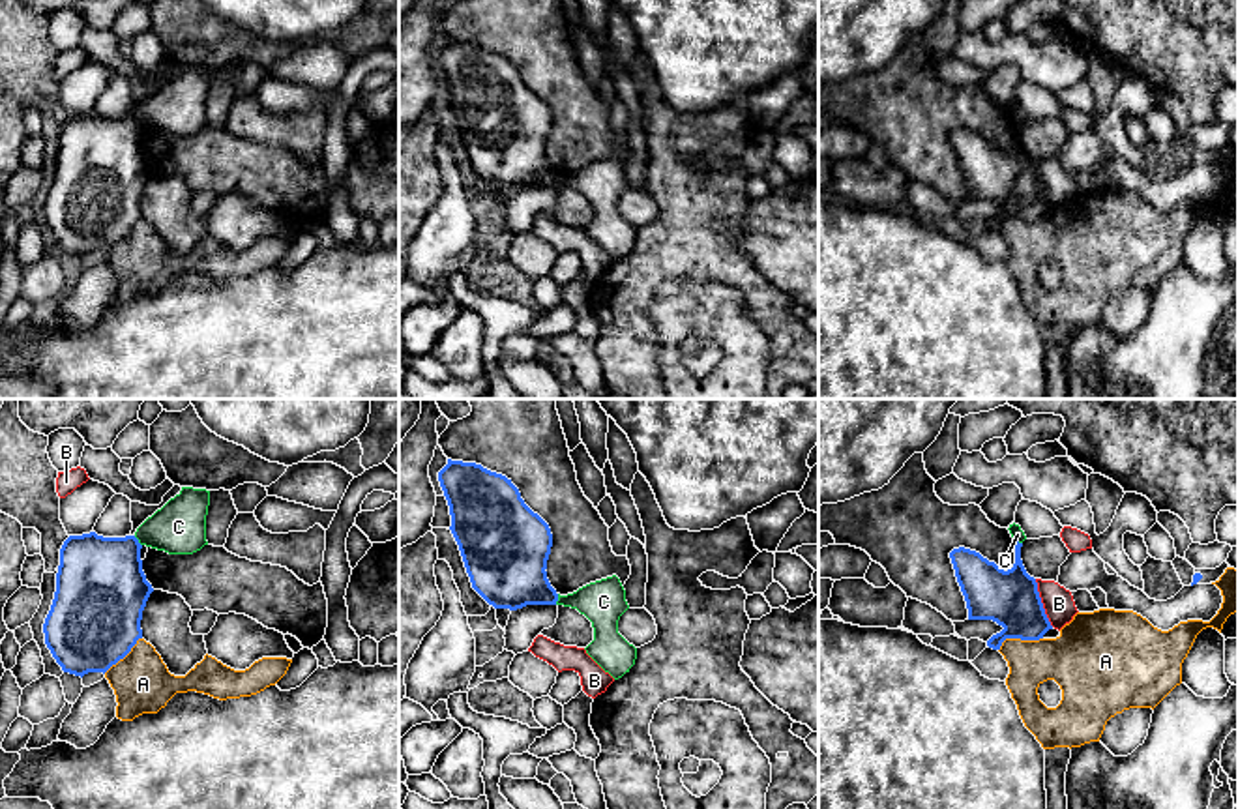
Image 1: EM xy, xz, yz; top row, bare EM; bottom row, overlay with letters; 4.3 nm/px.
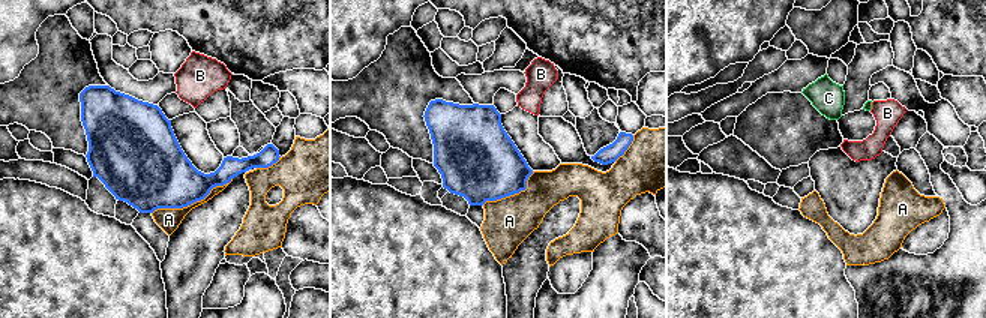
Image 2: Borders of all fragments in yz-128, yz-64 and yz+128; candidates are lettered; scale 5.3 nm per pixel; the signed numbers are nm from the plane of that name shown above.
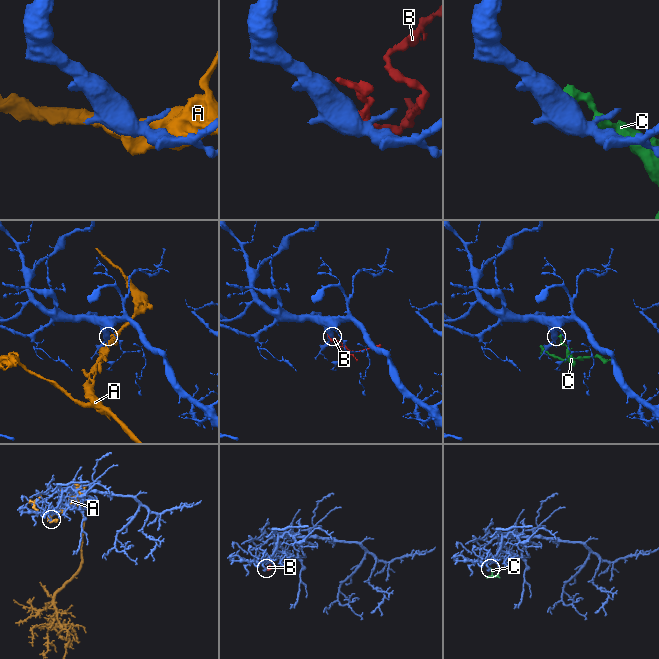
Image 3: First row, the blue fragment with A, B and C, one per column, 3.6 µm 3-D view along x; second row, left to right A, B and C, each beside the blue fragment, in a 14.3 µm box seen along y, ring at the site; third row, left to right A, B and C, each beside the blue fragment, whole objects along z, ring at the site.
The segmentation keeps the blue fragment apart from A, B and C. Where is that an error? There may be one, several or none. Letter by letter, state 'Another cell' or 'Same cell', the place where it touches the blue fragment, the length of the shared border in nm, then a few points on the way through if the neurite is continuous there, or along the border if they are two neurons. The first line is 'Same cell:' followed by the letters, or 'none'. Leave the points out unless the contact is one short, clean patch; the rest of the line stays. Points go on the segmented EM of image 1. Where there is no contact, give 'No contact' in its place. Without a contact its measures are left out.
Same cell: none
A: Another cell. Touches blue at yz (1017, 637). Shared border 200 nm
B: Another cell. Touches blue at yz (1042, 603). Shared border 220 nm. Boundary: yz (1034, 579), (1044, 613), (1053, 626)
C: Another cell. Touches blue at xz (557, 600). Shared border 50 nm. Boundary: xz (559, 594), (555, 603)

